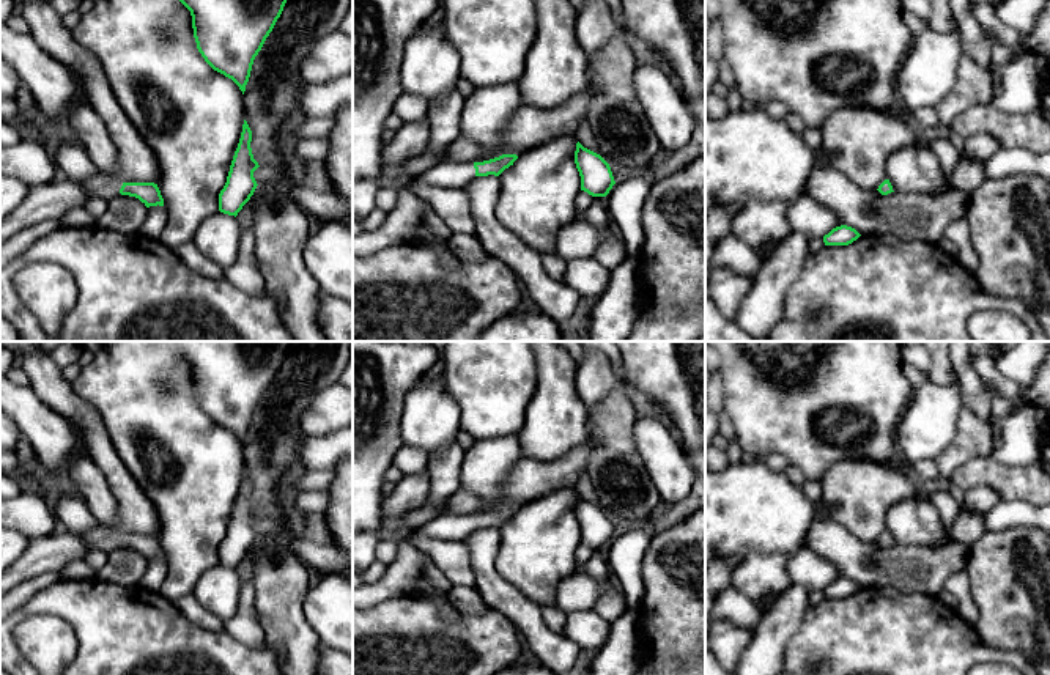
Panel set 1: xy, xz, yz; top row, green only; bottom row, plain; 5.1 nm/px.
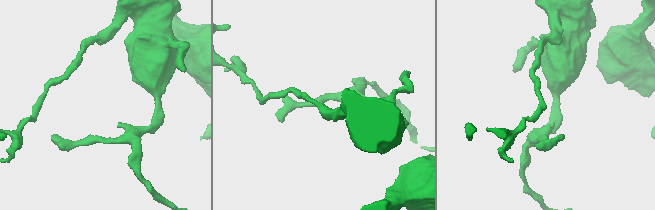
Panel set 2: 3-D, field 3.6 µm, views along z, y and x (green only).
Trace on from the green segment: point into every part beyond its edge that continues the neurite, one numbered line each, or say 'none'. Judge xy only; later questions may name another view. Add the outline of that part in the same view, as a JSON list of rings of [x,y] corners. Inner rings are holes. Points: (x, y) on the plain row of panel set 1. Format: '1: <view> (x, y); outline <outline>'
1: xy (106, 538); outline [[[98,526],[88,532],[79,533],[79,537],[91,548],[101,549],[104,552],[112,552],[115,548],[120,548],[123,533],[115,532],[112,527]]]

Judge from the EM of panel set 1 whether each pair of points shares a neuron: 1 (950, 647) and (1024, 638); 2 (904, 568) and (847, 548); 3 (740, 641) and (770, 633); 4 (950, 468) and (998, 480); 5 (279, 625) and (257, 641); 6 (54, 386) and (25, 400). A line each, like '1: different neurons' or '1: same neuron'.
1: different neurons
2: same neuron
3: different neurons
4: different neurons
5: different neurons
6: different neurons

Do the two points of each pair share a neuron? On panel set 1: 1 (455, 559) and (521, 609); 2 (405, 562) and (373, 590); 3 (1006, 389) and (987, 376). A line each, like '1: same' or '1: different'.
1: different
2: same
3: same

